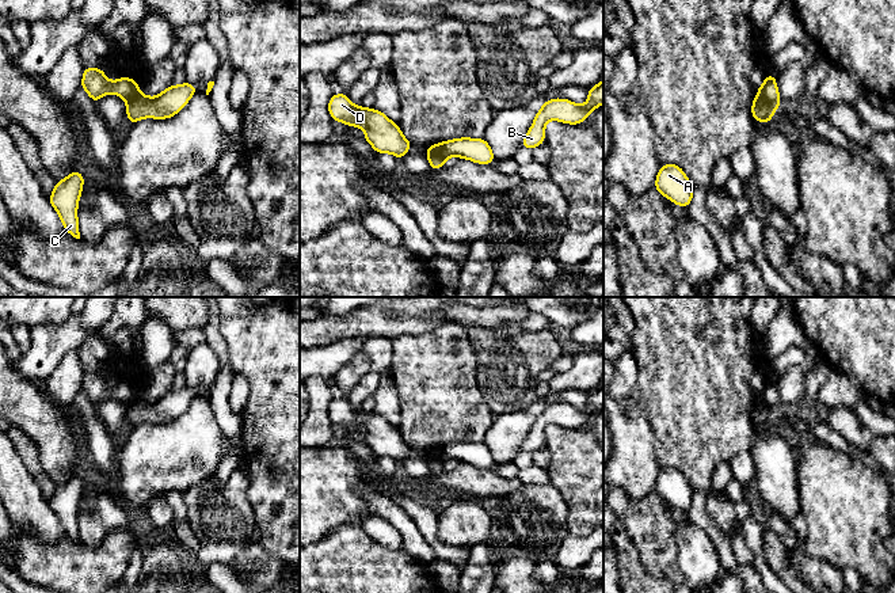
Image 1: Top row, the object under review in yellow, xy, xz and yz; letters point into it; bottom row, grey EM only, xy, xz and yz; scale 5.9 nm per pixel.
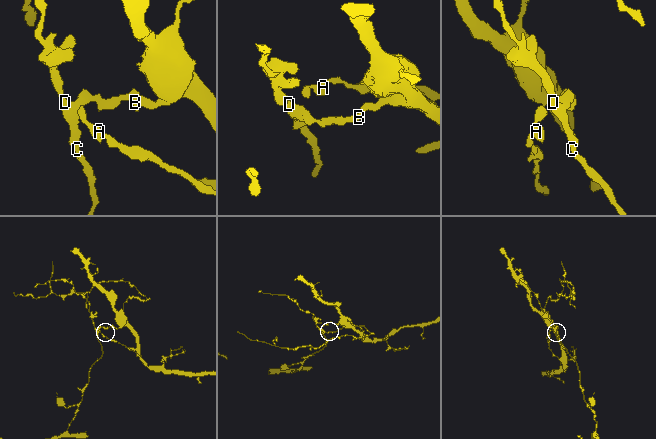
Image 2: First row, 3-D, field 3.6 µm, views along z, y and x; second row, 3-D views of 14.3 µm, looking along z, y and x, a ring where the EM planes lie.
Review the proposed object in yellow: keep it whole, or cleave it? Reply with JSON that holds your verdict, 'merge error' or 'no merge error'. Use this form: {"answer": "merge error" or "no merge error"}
{"answer": "merge error"}

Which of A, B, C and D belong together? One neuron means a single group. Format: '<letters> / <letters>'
A B / C D

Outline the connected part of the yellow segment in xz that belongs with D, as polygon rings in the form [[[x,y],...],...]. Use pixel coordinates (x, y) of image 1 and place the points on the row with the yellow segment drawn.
[[[346,92],[331,96],[328,113],[334,121],[361,128],[377,153],[392,153],[401,160],[412,147],[397,123],[380,110],[353,104]]]

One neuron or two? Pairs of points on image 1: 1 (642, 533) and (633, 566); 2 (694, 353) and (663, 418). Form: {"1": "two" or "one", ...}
{"1": "two", "2": "one"}

